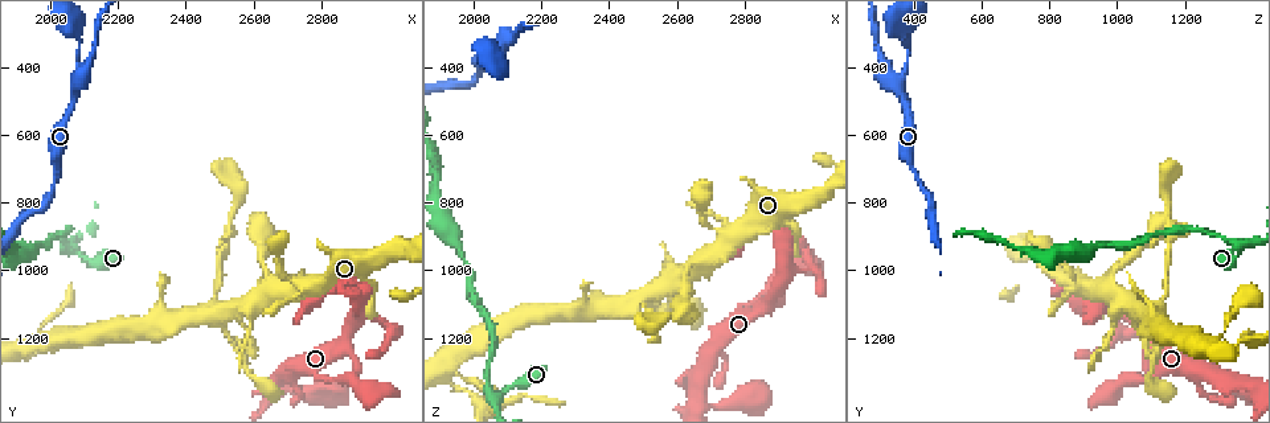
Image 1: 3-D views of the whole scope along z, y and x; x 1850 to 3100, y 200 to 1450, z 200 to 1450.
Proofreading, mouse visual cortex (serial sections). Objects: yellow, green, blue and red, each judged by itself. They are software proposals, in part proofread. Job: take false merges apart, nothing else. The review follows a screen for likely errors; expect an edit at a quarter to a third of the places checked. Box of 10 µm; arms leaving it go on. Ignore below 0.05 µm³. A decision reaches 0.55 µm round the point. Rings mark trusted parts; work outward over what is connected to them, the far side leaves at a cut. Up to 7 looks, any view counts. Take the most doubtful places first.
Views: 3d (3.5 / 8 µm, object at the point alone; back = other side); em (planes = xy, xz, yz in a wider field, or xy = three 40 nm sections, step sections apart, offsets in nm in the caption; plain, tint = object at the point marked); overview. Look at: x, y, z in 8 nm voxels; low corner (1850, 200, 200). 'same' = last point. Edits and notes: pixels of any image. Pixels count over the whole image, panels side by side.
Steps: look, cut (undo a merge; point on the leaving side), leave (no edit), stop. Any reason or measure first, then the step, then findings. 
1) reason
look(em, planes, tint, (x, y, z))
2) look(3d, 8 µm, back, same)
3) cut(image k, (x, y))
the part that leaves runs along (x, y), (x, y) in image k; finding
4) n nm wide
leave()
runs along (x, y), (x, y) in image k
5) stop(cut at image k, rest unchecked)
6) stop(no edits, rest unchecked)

arms part here
look(em, xy, step 3, tint, (2070, 460, 340))

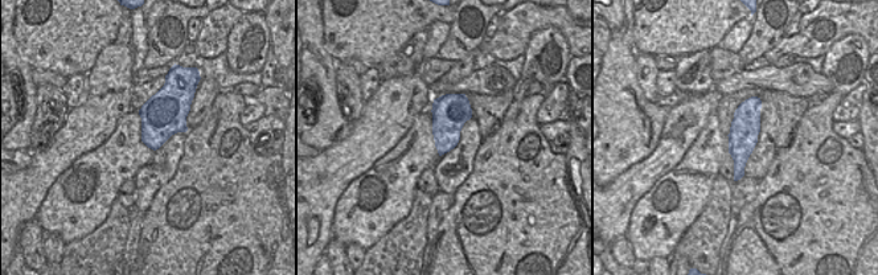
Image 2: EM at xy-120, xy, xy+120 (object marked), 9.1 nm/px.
look(3d, 3.5 µm, same)

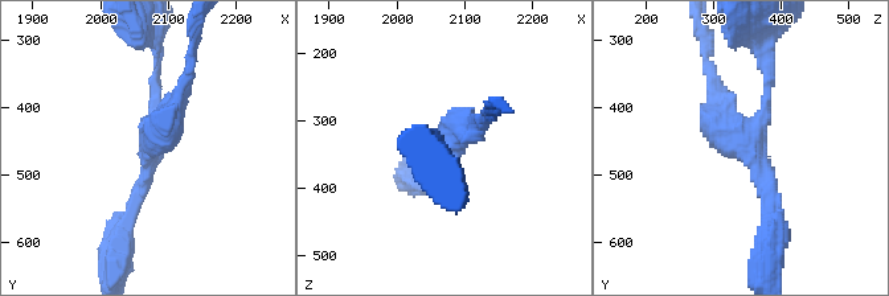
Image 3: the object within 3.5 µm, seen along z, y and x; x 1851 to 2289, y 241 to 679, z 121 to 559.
arms of 150, 200, 200 nm
leave()
runs along (754, 99), (739, 148), (737, 176) in image 2; all the same cell

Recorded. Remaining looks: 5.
sharp bend
look(3d, 3.5 µm, (2050, 920, 1370))

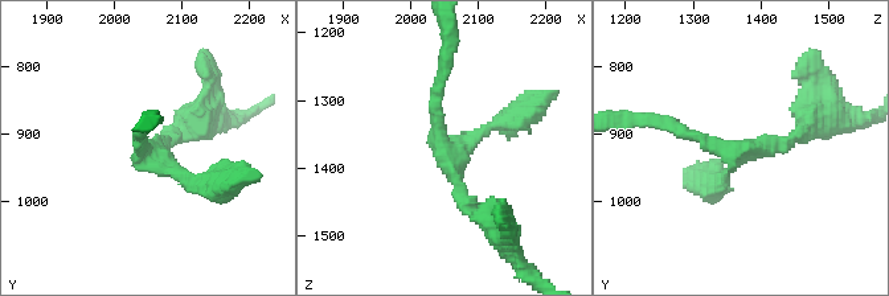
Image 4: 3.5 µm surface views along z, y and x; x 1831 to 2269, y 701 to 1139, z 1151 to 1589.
look(em, xy, step 1, tint, (2055, 925, 1370))

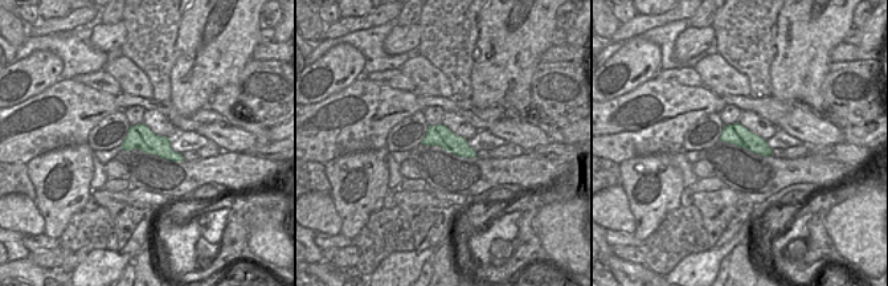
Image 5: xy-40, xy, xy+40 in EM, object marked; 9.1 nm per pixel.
190 nm wide
leave()
runs along (221, 183), (140, 149), (144, 126) in image 4; continuous, no second cell

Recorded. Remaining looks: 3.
look(3d, 3.5 µm, (2450, 1130, 1090))

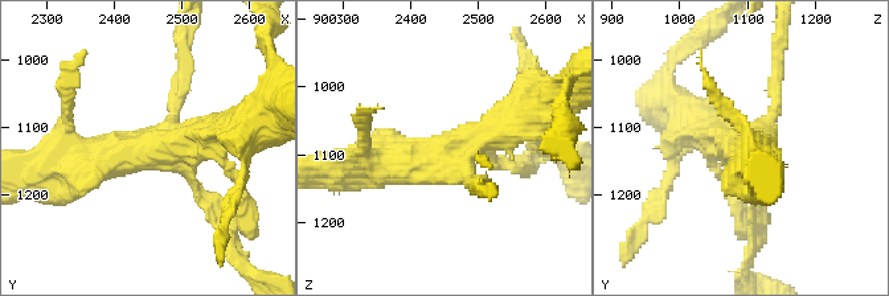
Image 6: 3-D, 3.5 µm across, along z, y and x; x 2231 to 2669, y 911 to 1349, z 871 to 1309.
4 arms; arms of 150, 150, 350, 500 nm
look(em, xy, step 2, tint, (2450, 1130, 1100))

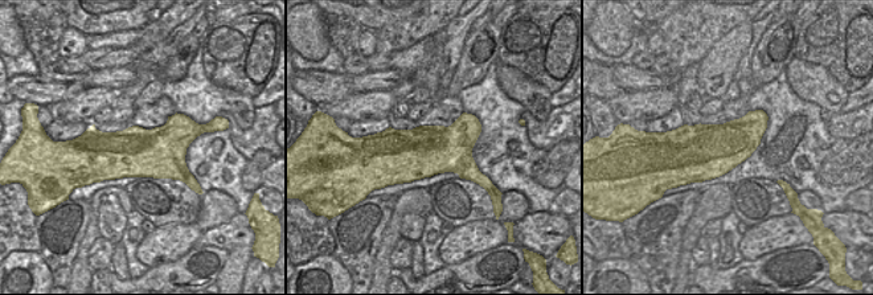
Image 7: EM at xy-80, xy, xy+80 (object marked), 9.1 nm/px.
leave()
runs along (519, 119), (426, 159), (361, 167) in image 6; continuous, no second cell

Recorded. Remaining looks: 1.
stop(no edits, rest unchecked)

